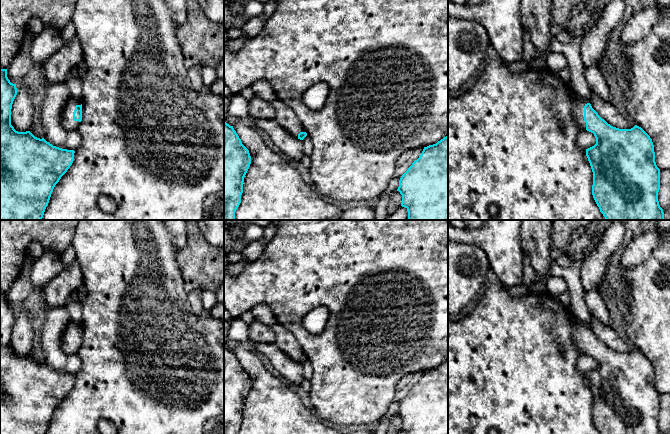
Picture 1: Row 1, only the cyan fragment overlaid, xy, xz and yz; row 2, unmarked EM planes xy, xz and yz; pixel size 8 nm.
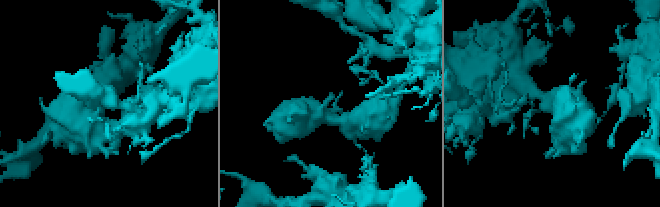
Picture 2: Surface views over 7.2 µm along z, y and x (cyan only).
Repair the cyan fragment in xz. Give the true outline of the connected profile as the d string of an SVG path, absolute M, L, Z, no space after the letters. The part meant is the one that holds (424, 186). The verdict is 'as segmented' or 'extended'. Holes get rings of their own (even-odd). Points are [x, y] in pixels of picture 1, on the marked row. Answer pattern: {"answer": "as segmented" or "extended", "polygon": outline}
{"answer": "as segmented", "polygon": "M448 136L424 147L419 158L401 176L397 191L402 195L401 206L407 209L408 220L448 220Z"}

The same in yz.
{"answer": "extended", "polygon": "M572 91L572 116L581 130L594 134L596 144L586 149L586 156L593 172L592 195L606 220L665 220L659 205L660 169L655 162L654 145L650 136L639 126L619 129L608 124L592 108L589 100Z"}

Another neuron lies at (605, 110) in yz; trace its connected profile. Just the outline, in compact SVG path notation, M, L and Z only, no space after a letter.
M591 94L589 103L598 115L608 124L619 129L631 129L635 126L633 121L626 120L612 105L599 96Z

